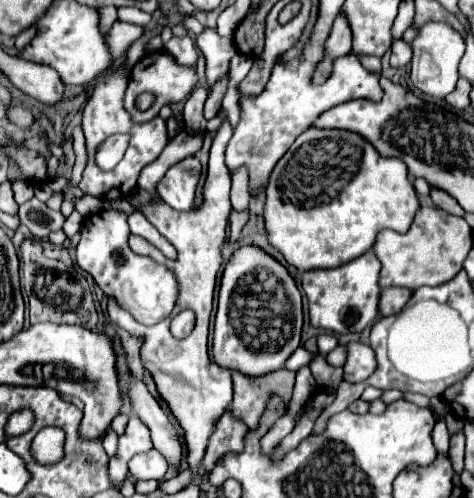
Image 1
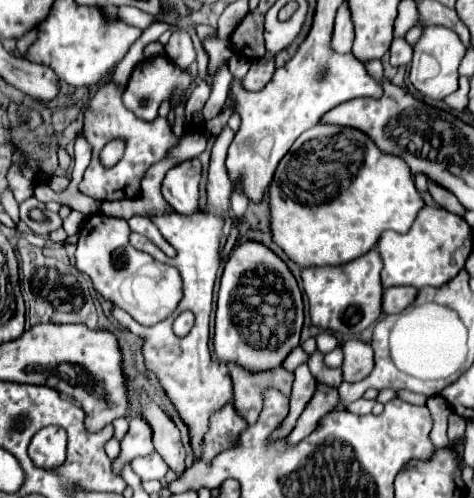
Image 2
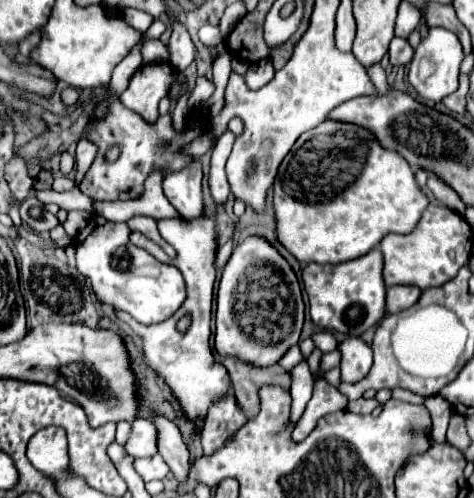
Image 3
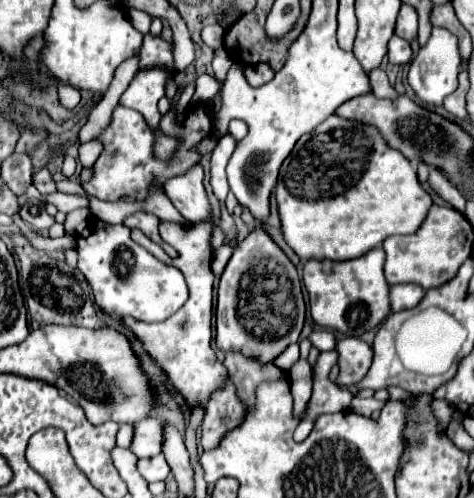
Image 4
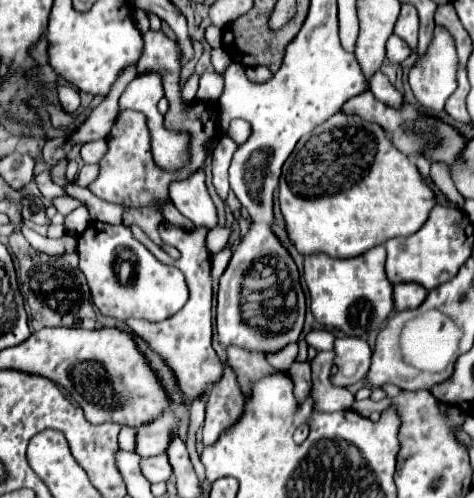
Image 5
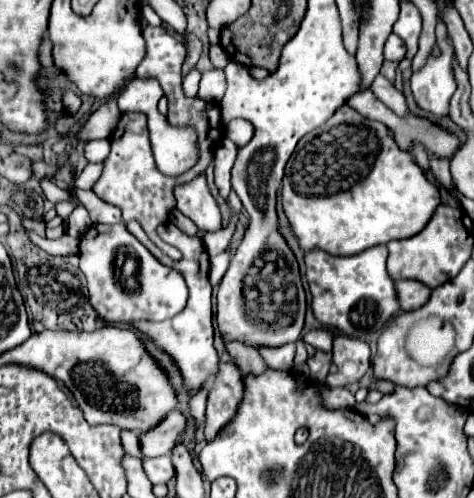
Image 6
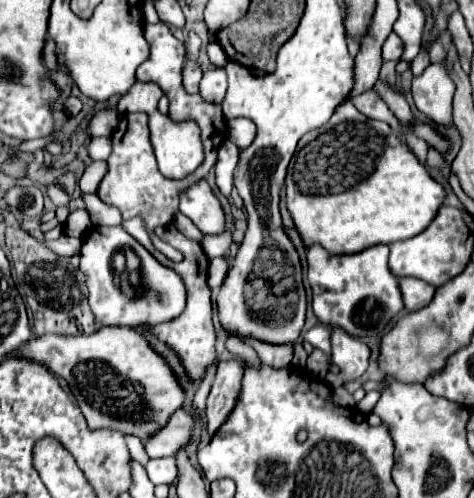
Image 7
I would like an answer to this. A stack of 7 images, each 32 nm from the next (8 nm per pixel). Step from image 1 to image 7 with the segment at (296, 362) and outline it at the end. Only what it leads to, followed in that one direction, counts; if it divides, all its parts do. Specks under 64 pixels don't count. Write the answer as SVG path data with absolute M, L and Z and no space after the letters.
M244 340L248 346L252 346L258 354L260 354L260 360L270 366L270 368L290 368L292 366L292 356L294 356L294 344L284 344L284 346L272 346L272 344L258 344L258 342L248 342Z

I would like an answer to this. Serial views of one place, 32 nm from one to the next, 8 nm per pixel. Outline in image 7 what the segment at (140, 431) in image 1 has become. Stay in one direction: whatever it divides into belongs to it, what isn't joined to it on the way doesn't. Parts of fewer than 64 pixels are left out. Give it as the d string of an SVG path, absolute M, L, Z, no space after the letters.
M176 410L172 414L172 420L168 420L168 426L148 436L148 442L144 444L146 454L150 458L174 456L178 448L184 448L188 444L192 428L194 428L194 416L184 410Z

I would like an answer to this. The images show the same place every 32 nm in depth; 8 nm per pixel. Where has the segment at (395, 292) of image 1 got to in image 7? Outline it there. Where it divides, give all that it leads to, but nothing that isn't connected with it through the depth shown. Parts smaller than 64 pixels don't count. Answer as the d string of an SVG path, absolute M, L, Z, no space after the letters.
M400 278L400 294L404 300L404 310L414 312L424 308L434 294L434 288L430 288L428 284L424 284L424 280L416 280L416 278Z

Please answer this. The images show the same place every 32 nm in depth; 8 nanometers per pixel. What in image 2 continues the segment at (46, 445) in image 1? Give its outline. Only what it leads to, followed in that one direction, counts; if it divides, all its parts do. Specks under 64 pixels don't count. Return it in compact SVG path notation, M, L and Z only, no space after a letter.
M58 426L42 428L30 442L30 458L40 468L56 468L66 460L66 432Z

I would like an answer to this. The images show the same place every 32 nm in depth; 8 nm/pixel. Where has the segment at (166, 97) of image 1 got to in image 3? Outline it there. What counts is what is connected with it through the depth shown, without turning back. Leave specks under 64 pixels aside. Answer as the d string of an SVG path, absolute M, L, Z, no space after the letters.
M168 62L142 64L134 72L120 100L126 108L138 112L144 120L152 124L158 118L158 102L170 94L176 80L178 70L172 68Z

